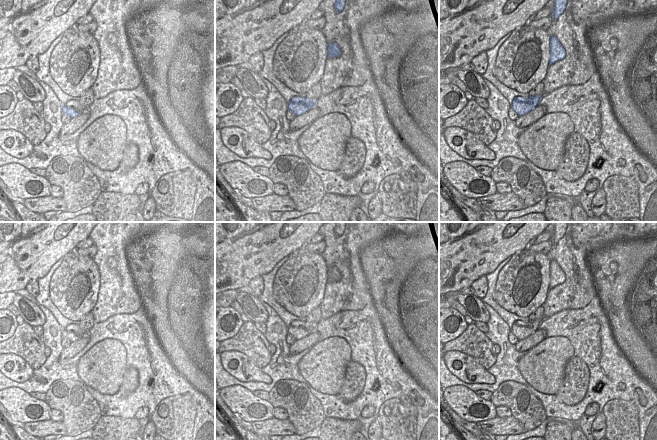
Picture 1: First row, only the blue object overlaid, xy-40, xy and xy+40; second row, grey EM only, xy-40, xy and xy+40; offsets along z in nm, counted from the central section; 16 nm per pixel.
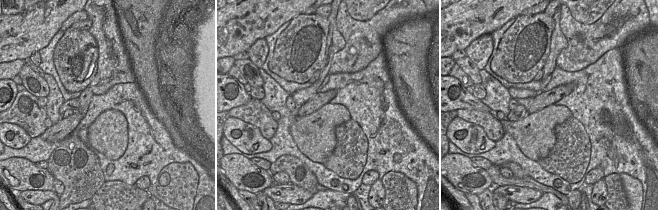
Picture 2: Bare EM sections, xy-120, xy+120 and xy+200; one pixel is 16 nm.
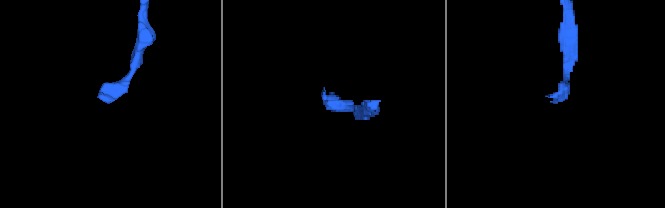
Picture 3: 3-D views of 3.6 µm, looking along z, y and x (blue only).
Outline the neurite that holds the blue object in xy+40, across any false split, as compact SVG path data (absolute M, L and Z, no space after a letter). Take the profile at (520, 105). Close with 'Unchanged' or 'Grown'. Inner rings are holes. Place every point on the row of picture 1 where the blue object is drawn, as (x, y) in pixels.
M542 95L529 96L528 98L515 97L511 104L511 108L518 116L522 116L538 106L541 98Z. Unchanged

